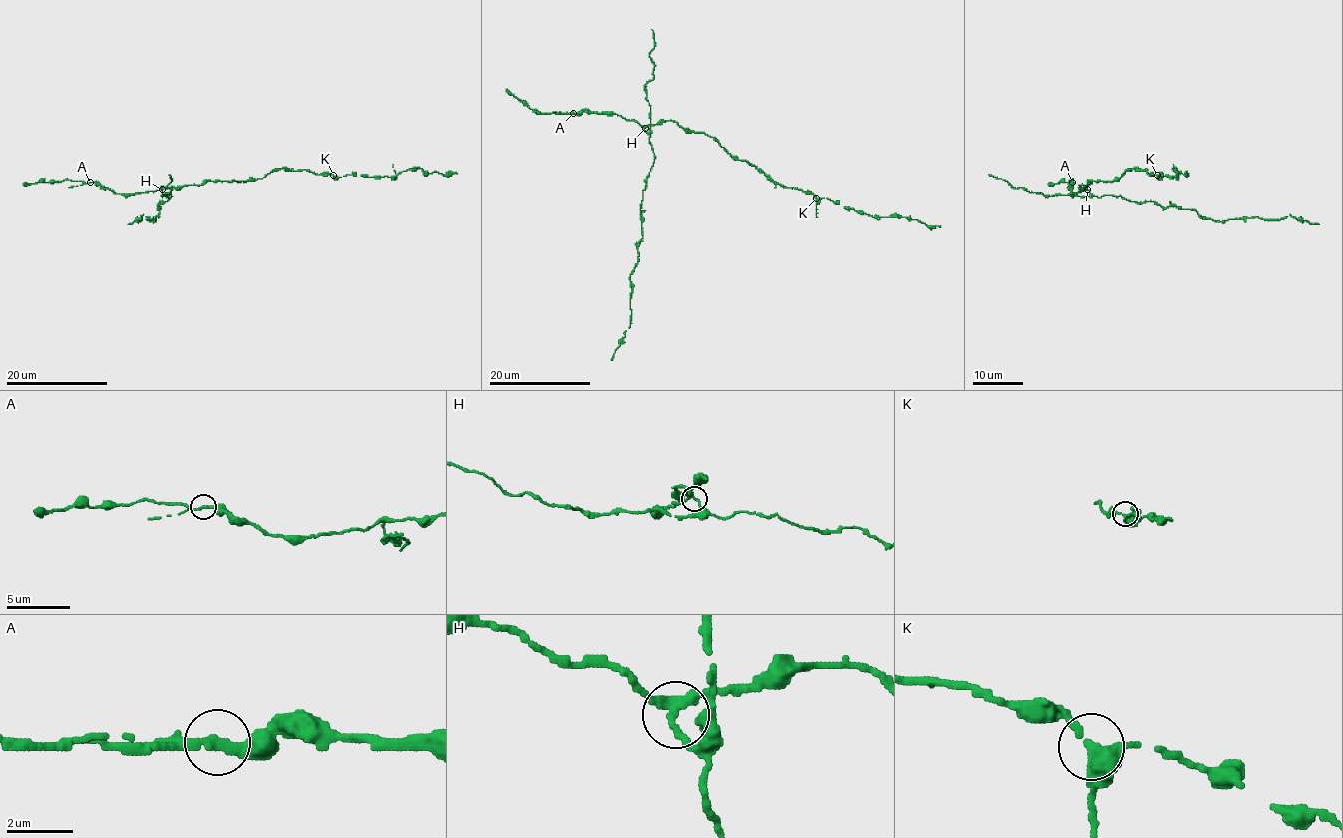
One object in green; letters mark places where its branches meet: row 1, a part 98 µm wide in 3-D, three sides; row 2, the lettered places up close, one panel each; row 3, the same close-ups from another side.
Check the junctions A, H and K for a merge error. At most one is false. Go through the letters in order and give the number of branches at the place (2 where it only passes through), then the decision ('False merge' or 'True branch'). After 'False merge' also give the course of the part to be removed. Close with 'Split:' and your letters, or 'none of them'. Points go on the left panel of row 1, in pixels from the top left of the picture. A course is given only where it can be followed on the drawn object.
A: Branches: 3. True branch
H: Branches: 3. False merge. Course of the part to remove: (162, 190), (166, 197), (171, 196), (163, 202), (160, 201), (155, 221), (143, 215), (128, 224)
K: Branches: 3. True branch
Split: H

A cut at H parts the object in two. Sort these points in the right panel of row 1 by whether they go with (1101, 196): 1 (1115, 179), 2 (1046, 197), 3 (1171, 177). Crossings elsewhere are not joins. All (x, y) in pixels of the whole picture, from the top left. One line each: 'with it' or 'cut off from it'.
1: cut off from it
2: with it
3: cut off from it

